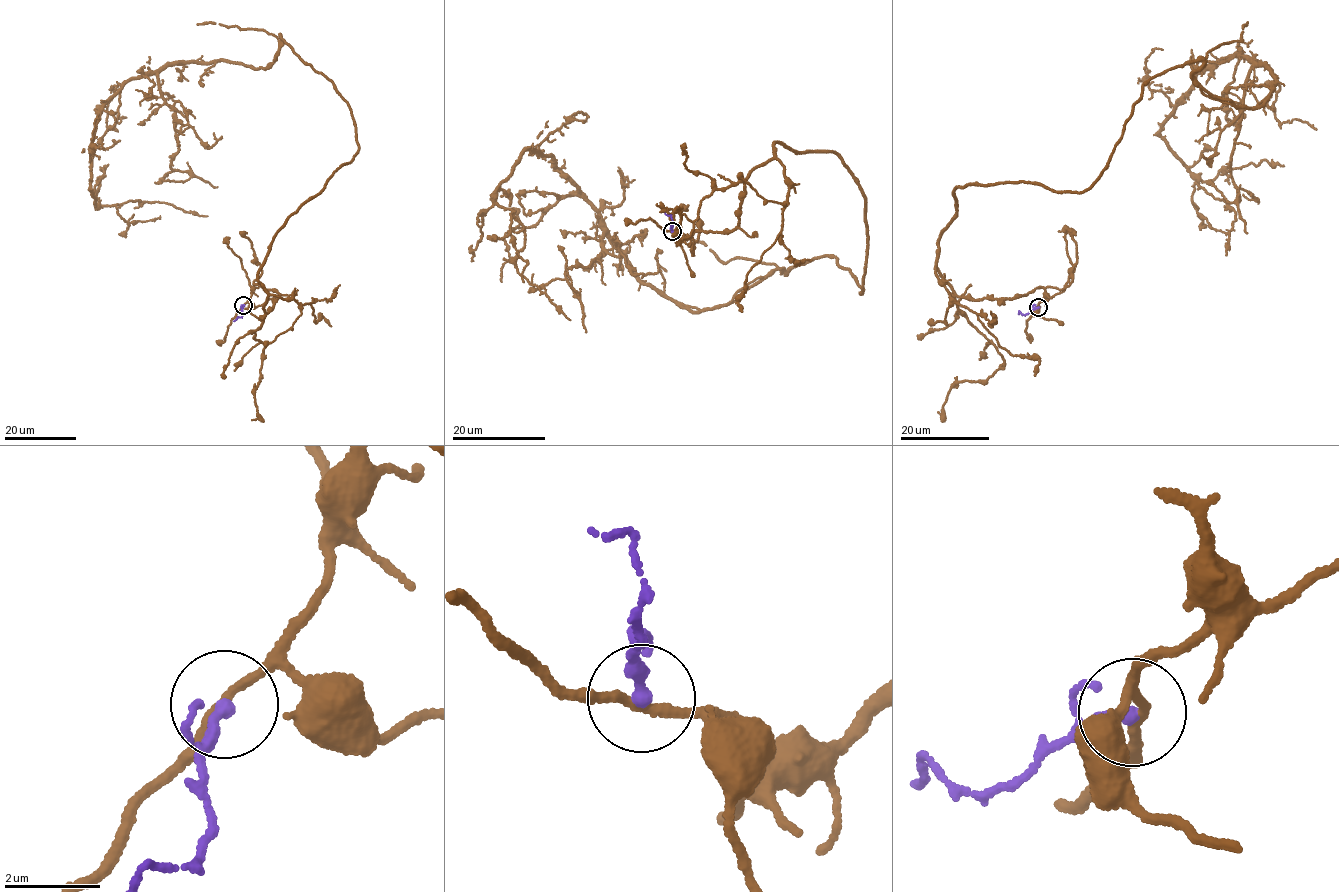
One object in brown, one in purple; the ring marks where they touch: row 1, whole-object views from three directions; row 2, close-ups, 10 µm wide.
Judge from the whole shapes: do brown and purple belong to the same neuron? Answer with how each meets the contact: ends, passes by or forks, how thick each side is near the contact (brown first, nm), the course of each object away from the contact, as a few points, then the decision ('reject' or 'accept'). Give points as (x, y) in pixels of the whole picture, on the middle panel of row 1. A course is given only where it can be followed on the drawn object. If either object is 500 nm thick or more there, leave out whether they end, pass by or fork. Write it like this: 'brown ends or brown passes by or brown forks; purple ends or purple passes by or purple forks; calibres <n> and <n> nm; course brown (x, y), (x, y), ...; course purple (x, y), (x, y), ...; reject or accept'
brown passes by; purple ends; calibres 180 and 280 nm; course brown (672, 231), (830, 151), (864, 289), (828, 256), (662, 297), (526, 149), (495, 199), (570, 320); course purple (672, 231), (670, 216), (665, 213); reject

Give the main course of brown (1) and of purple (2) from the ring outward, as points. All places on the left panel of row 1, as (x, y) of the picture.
1: (244, 305), (359, 149), (281, 36), (95, 125), (96, 206), (207, 216)
2: (244, 305), (242, 316), (234, 321)

